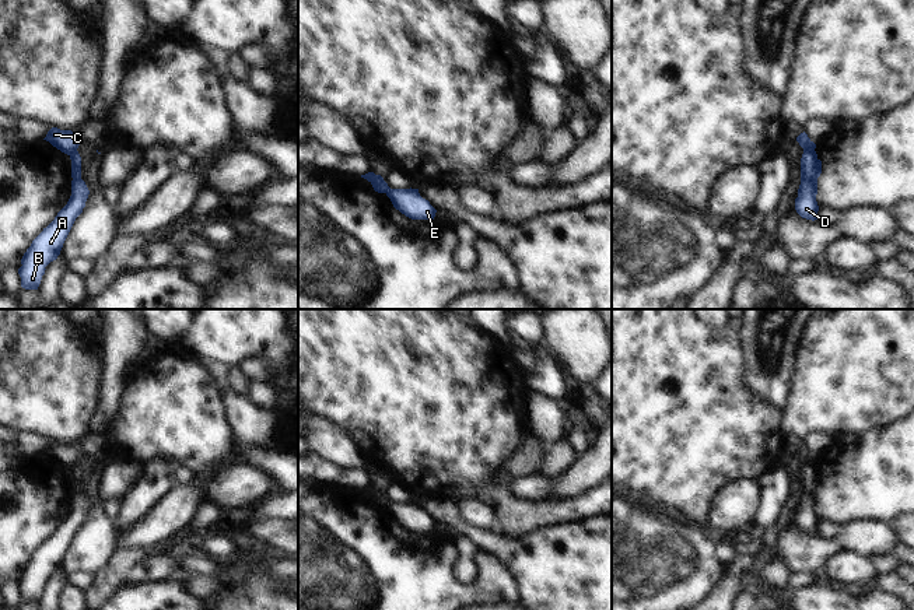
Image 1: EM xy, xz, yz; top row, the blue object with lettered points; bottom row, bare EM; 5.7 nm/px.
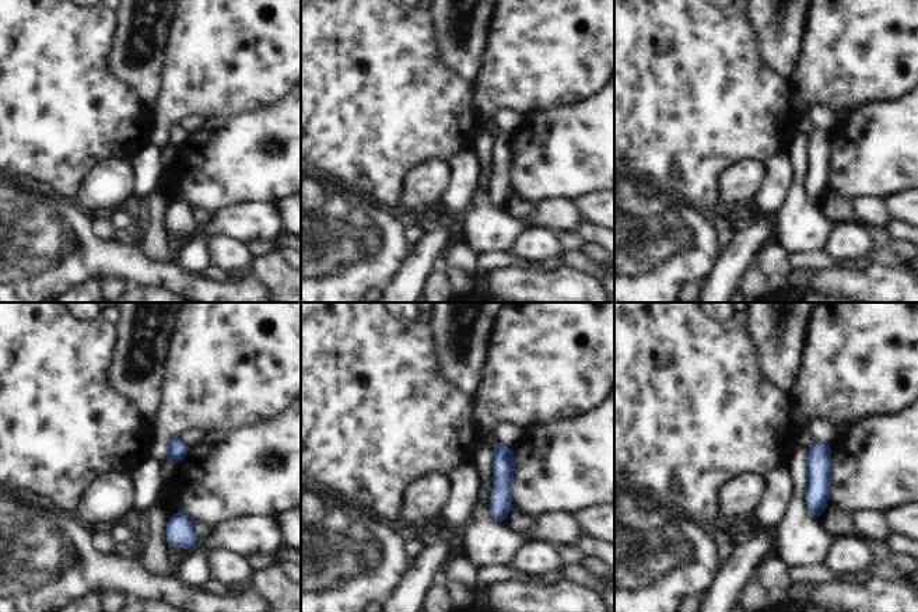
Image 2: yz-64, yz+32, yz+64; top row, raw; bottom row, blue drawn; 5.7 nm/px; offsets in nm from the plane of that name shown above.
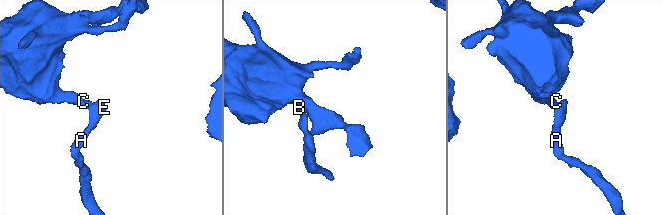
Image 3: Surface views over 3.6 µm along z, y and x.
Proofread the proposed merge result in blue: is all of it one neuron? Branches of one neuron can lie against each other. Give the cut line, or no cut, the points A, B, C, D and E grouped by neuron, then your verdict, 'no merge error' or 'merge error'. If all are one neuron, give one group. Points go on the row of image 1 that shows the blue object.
yz (811, 142), (804, 150) | A B D E / C | merge error

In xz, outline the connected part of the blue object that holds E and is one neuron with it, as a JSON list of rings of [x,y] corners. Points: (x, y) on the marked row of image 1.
[[[388,189],[393,207],[412,220],[434,220],[437,210],[423,199],[419,189]]]

